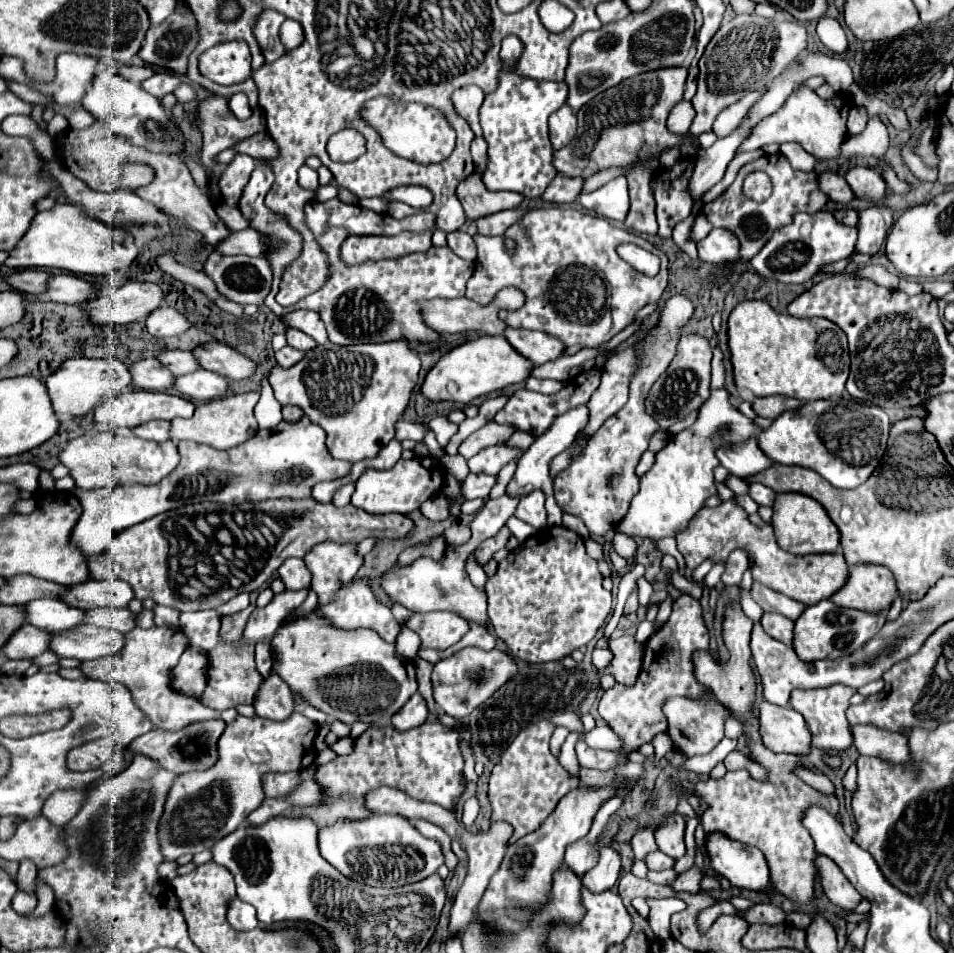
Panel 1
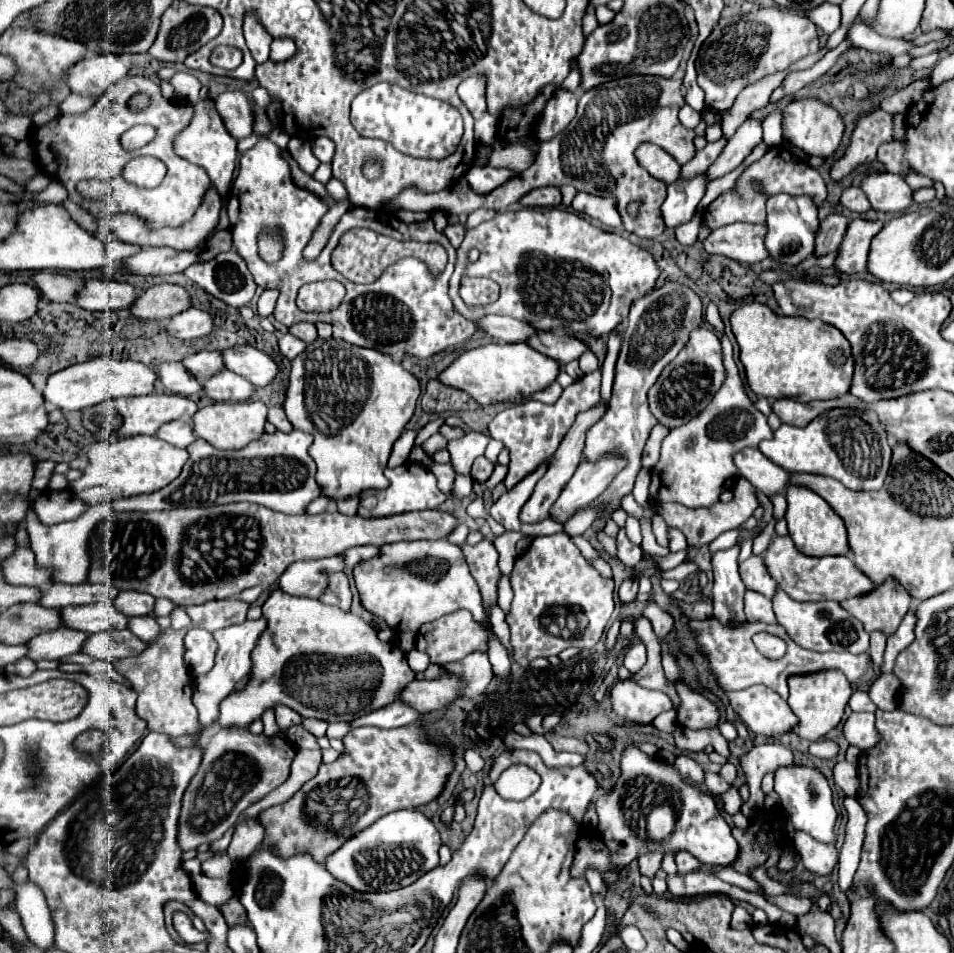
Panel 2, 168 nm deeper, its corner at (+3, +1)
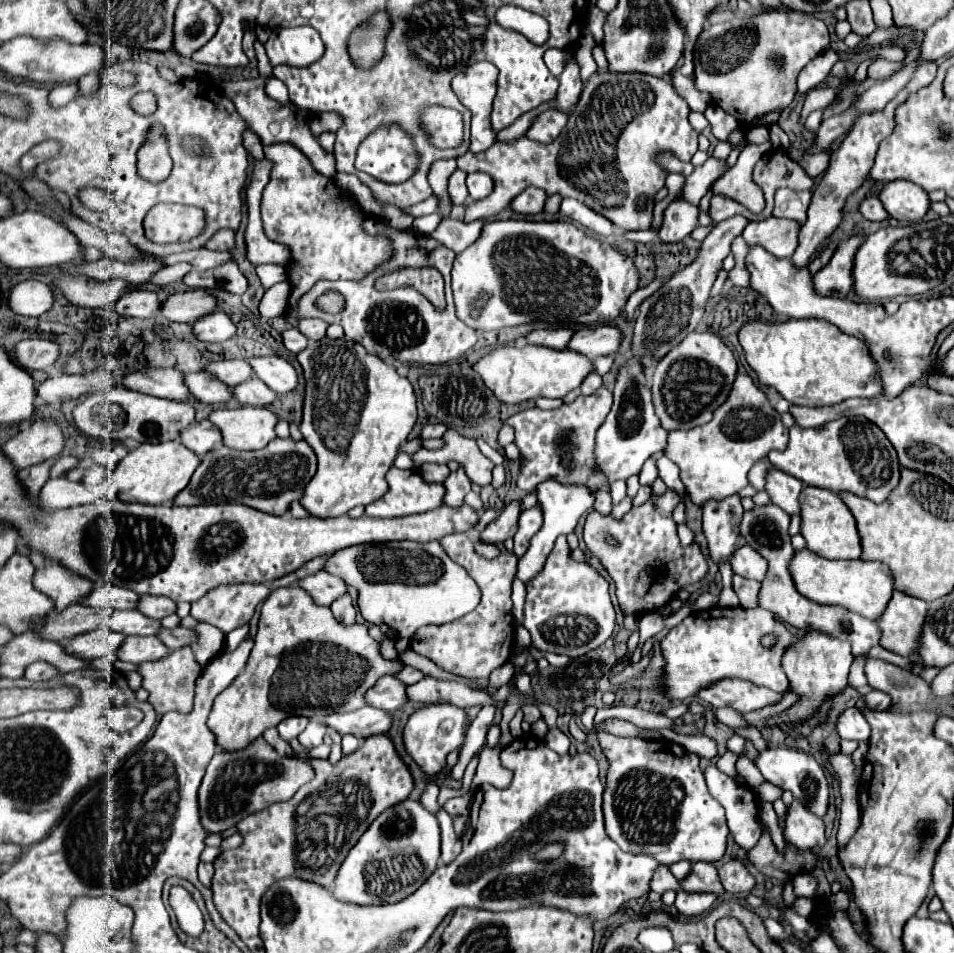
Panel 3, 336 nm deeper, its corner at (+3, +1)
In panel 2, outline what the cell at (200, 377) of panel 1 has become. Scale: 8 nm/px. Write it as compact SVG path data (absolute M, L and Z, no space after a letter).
M228 369L206 379L202 385L204 385L204 395L208 395L214 401L240 403L240 401L248 401L254 393L254 385L250 385L250 381Z

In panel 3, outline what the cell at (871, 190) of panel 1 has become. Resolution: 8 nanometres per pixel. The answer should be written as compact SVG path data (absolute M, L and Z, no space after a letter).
M902 179L884 183L878 199L882 201L888 215L900 221L918 221L926 215L930 205L930 199L922 187Z

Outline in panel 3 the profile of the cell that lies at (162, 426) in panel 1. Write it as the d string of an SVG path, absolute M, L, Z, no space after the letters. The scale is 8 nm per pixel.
M196 421L180 431L180 441L196 455L202 455L214 449L222 441L222 435L218 433L218 427L214 427L210 421Z

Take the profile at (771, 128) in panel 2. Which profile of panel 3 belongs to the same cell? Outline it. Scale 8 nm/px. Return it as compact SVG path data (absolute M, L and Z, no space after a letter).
M759 126L748 131L748 141L750 143L764 143L770 139L769 129L766 126Z

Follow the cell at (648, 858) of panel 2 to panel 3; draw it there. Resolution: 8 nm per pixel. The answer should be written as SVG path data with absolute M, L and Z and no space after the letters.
M658 865L658 869L654 871L654 877L650 879L650 889L662 895L666 889L680 891L680 885L678 885L676 877L670 873L670 869L666 865Z

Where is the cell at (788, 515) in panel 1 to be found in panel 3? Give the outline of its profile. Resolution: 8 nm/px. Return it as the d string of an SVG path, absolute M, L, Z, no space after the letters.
M804 487L800 493L800 535L806 539L806 547L824 559L858 559L860 557L860 537L856 531L856 521L842 499L820 487Z

